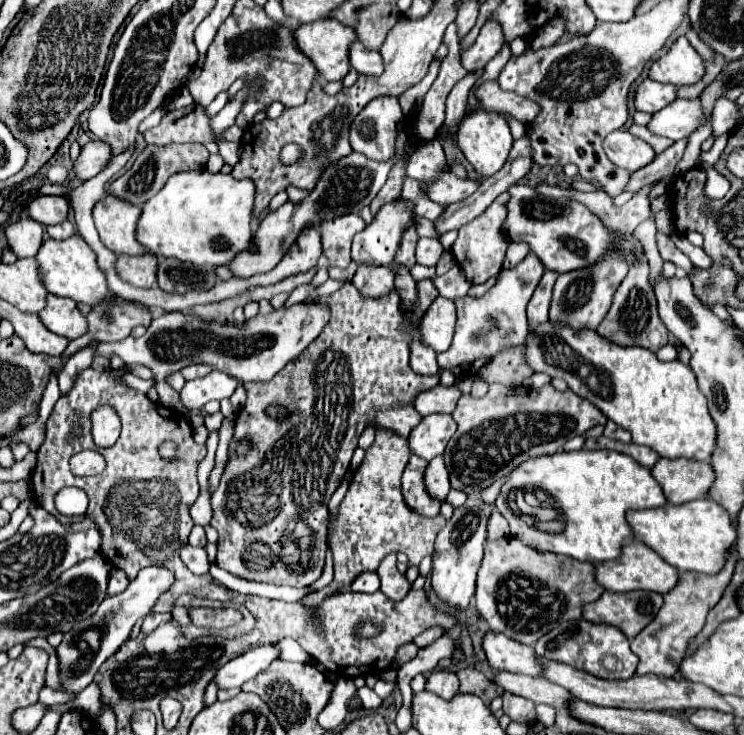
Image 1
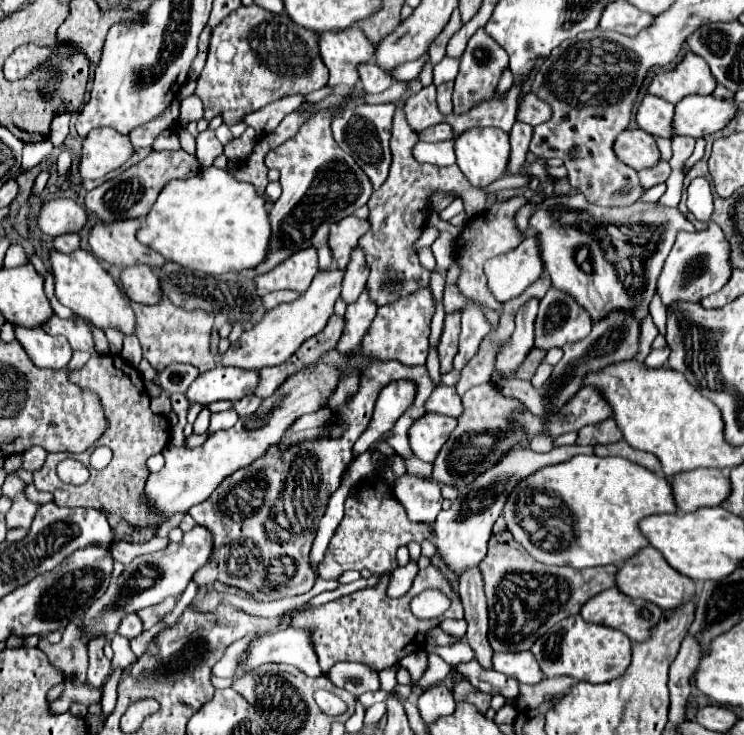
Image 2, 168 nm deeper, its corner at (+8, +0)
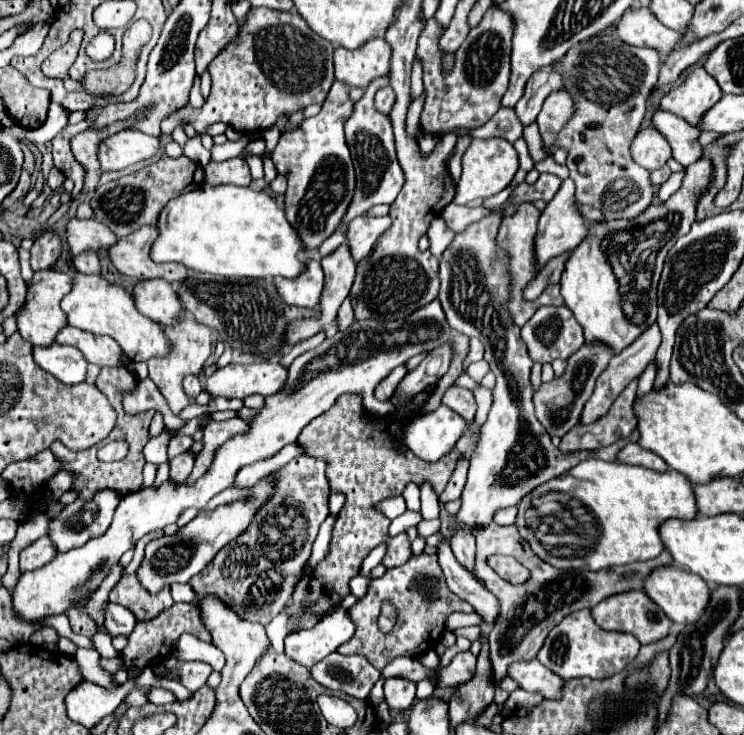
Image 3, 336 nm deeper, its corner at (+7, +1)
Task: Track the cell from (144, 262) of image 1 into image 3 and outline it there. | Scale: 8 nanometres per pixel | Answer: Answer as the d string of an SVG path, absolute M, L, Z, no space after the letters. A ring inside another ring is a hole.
M139 280L133 288L137 310L161 326L175 324L183 306L167 280Z

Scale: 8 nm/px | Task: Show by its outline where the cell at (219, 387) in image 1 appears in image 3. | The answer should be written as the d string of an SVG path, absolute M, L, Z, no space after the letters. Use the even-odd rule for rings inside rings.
M261 360L251 364L229 364L219 368L205 382L205 392L213 398L245 398L251 394L269 396L283 388L287 368L273 360Z

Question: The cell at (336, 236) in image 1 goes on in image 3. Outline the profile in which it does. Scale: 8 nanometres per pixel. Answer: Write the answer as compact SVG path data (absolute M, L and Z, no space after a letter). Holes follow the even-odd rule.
M359 216L347 224L347 246L351 250L351 256L355 262L359 262L363 256L371 252L375 246L377 238L391 226L391 218L369 218L369 216Z

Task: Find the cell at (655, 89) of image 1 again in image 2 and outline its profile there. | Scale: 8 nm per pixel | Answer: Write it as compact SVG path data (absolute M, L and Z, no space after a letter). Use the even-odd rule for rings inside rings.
M648 93L642 99L636 121L638 121L638 127L648 131L650 135L664 137L664 139L674 137L674 131L672 131L674 105L670 105L668 101L662 101L660 97L654 97L654 95Z

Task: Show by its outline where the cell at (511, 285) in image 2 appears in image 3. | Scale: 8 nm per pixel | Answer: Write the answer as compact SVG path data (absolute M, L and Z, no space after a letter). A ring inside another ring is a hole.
M571 178L563 180L559 192L555 194L555 198L547 204L547 208L541 214L539 230L535 236L535 270L537 272L541 272L543 264L547 264L547 260L551 260L551 258L555 258L567 250L573 250L575 244L579 244L587 236L587 228L583 228L585 220L575 208L575 196L573 194L575 194L573 180Z

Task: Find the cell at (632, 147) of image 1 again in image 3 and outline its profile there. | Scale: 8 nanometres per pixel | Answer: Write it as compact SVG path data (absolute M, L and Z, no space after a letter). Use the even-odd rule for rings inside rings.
M649 126L649 128L637 132L635 140L631 142L631 156L639 166L653 172L653 170L665 166L665 162L671 158L671 146L659 134L659 130Z

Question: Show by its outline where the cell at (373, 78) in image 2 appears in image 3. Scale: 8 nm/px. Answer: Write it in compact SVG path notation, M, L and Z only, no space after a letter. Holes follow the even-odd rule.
M385 86L385 88L379 88L379 90L377 90L377 94L375 94L375 106L377 106L381 112L389 114L393 102L395 102L395 92L393 92L391 86Z

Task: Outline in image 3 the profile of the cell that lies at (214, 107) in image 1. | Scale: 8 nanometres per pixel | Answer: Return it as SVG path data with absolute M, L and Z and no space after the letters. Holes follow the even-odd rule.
M201 134L189 138L189 142L183 146L183 154L185 154L187 158L191 158L193 162L201 164L201 166L205 166L205 164L211 160L209 150L205 150L203 144L201 144Z

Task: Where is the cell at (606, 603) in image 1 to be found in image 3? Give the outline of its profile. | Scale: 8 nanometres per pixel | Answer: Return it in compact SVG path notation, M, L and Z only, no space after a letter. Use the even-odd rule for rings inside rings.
M635 590L635 592L621 592L619 596L611 596L603 602L599 602L599 606L591 608L591 614L593 614L593 620L605 628L605 630L621 630L621 632L629 632L633 634L637 640L641 640L641 644L651 644L651 642L657 642L661 638L665 638L669 634L669 628L671 628L671 620L665 616L665 612L655 604L651 602L645 592L641 590Z

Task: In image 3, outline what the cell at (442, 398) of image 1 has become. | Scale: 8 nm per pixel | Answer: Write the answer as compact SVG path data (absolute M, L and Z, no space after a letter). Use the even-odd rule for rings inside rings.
M451 386L445 394L443 394L443 404L449 406L451 410L455 410L457 414L461 414L465 420L471 420L475 416L475 398L471 390L459 388L459 386Z

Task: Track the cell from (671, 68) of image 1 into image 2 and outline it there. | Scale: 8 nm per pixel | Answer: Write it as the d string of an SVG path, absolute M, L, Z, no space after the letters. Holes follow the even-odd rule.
M688 53L672 71L662 71L656 75L648 93L676 105L686 95L712 95L714 89L716 81L706 61L694 57L694 53Z

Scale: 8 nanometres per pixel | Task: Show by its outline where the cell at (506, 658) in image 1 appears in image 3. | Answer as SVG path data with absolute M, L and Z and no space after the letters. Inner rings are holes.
M537 658L529 662L515 662L509 668L509 678L513 678L523 690L543 694L545 698L559 698L563 680L547 670Z

